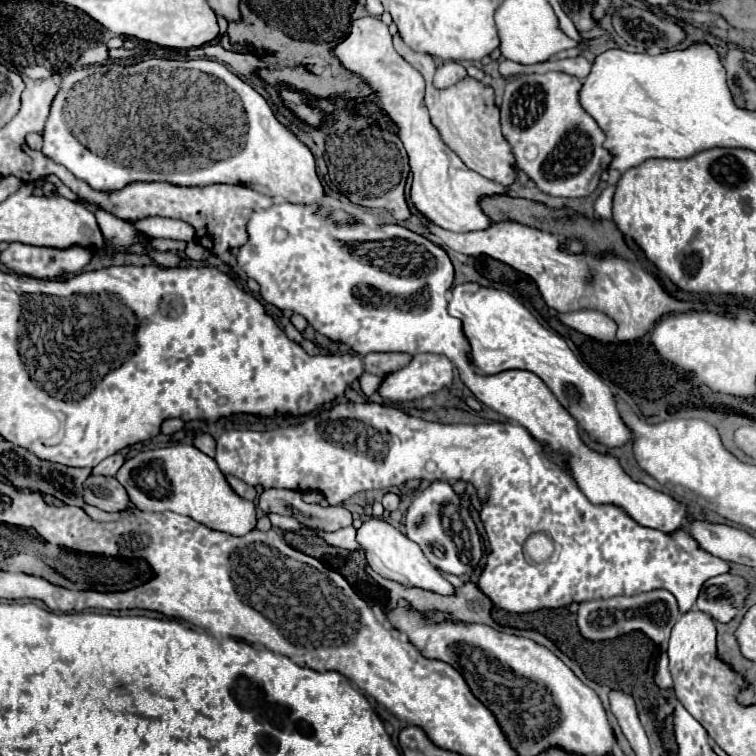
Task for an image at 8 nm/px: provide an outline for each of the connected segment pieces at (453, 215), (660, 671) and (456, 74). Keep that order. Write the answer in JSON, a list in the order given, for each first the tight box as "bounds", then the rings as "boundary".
[{"bounds":[334,16,506,232],"boundary":[[[366,16],[352,24],[348,38],[338,44],[334,50],[340,62],[360,78],[364,78],[380,98],[384,112],[398,126],[398,136],[404,142],[404,148],[410,158],[410,168],[414,174],[410,198],[420,214],[424,214],[432,224],[452,230],[452,232],[470,232],[484,230],[492,220],[480,210],[478,200],[490,194],[506,194],[502,184],[496,184],[478,172],[470,170],[444,142],[438,128],[432,124],[428,108],[424,102],[424,78],[412,68],[392,46],[392,34],[388,26],[374,16]]]},{"bounds":[654,654,672,688],"boundary":[[[662,654],[658,664],[656,664],[656,678],[654,680],[656,680],[656,684],[660,688],[672,688],[672,676],[668,672],[668,658],[666,658],[666,654]]]},{"bounds":[434,62,466,88],"boundary":[[[444,62],[436,68],[434,74],[434,86],[436,88],[450,88],[452,84],[460,82],[462,78],[466,78],[466,70],[462,64],[458,62]]]}]

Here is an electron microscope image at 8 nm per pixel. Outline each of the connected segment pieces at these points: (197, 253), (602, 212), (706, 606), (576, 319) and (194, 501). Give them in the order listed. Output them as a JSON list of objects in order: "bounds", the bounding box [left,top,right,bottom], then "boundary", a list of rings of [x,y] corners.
[{"bounds":[186,242,210,260],"boundary":[[[190,242],[188,248],[186,248],[186,254],[192,258],[192,260],[206,260],[210,256],[210,252],[206,252],[198,242]]]},{"bounds":[594,186,614,218],"boundary":[[[606,186],[598,196],[594,210],[600,218],[612,218],[612,196],[614,196],[614,186]]]},{"bounds":[694,572,748,622],"boundary":[[[730,572],[708,578],[706,588],[702,586],[694,608],[706,612],[718,622],[730,622],[736,614],[742,612],[744,596],[748,594],[746,580]]]},{"bounds":[558,310,616,342],"boundary":[[[578,310],[578,312],[566,312],[558,318],[562,324],[566,324],[566,326],[570,326],[570,328],[574,328],[594,340],[600,340],[600,342],[614,340],[614,336],[616,336],[616,324],[604,312]]]},{"bounds":[114,444,256,536],"boundary":[[[172,444],[164,448],[154,448],[154,450],[142,450],[136,456],[128,458],[120,470],[114,476],[124,490],[130,496],[130,502],[140,508],[140,510],[150,510],[150,512],[176,512],[182,516],[190,516],[192,520],[218,530],[226,532],[230,536],[244,536],[256,528],[256,502],[240,498],[230,484],[226,482],[226,476],[220,472],[218,464],[214,458],[198,450],[196,446],[190,444]]]}]

